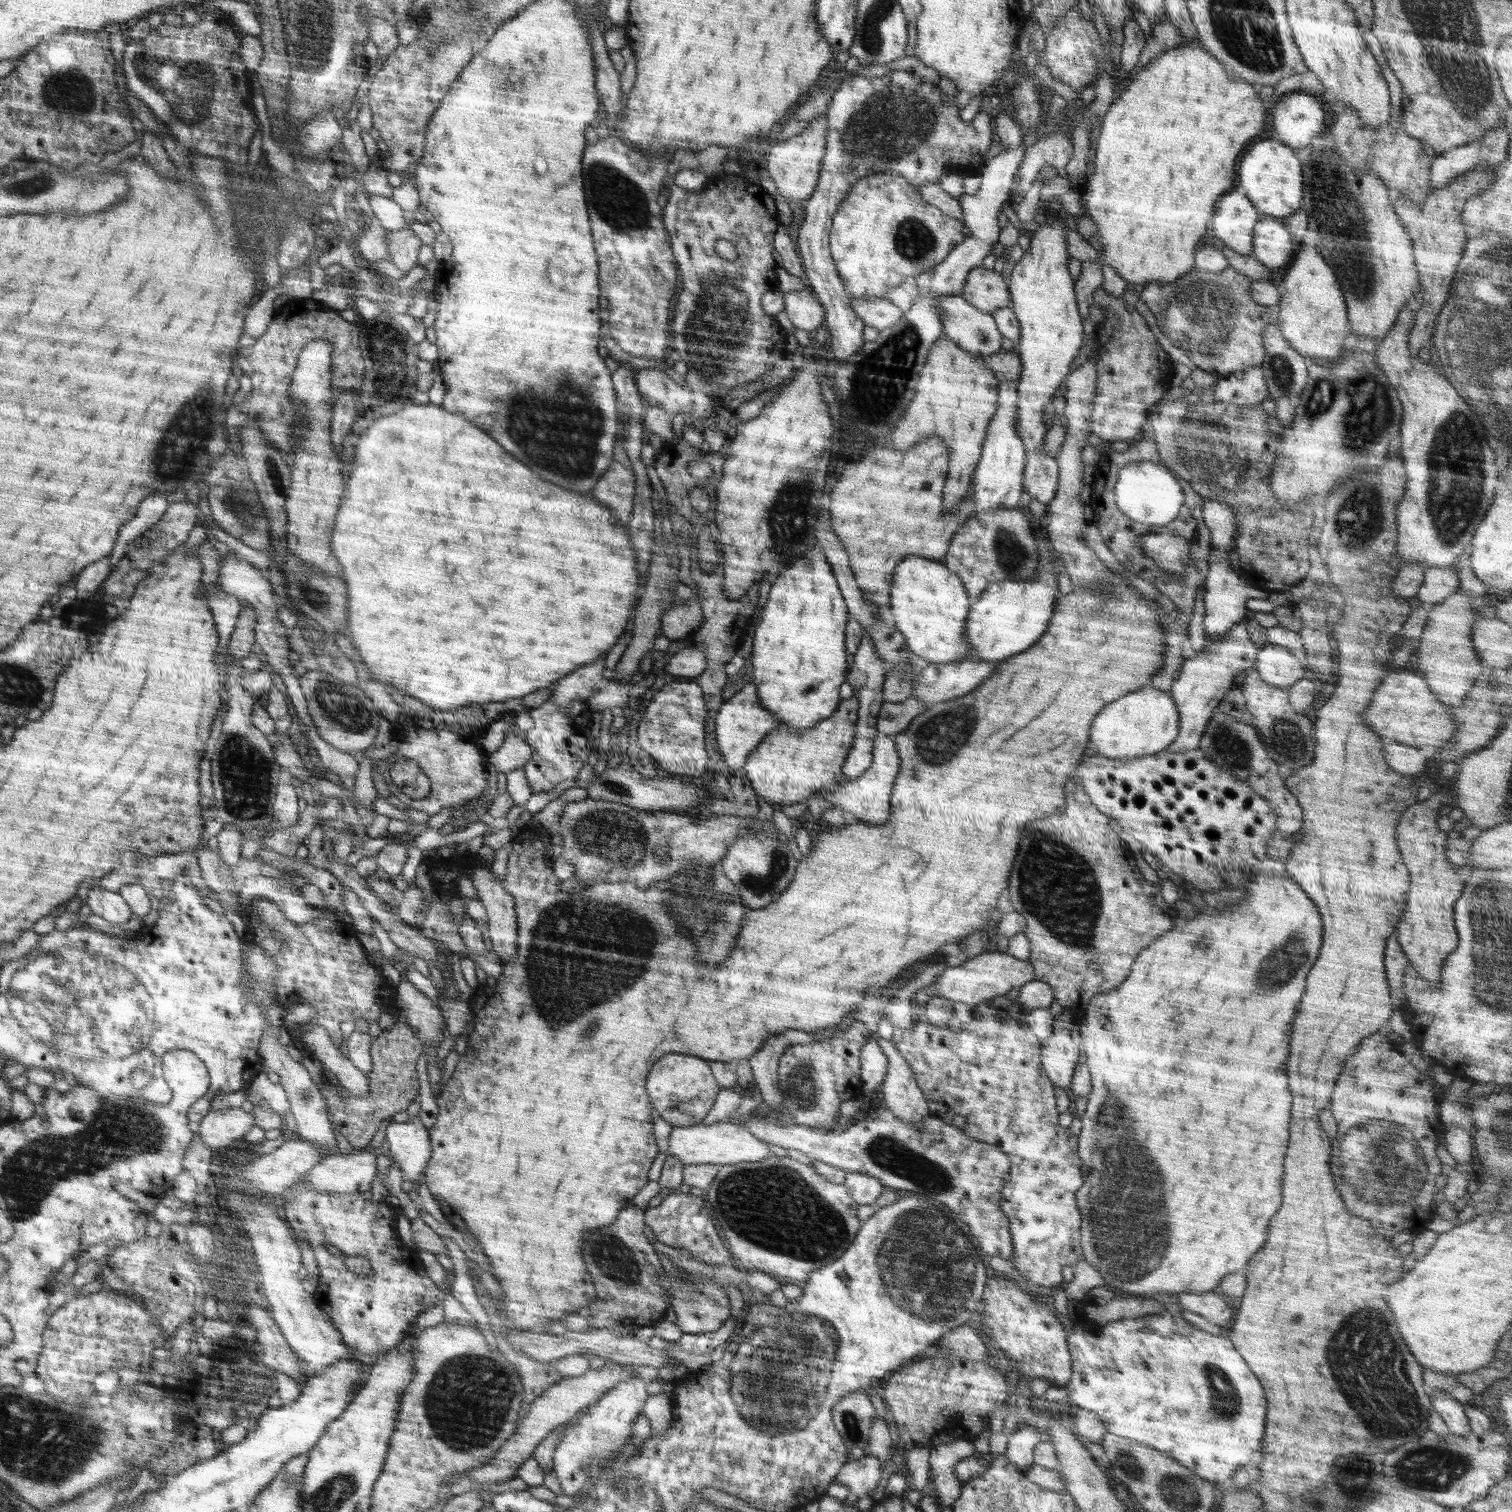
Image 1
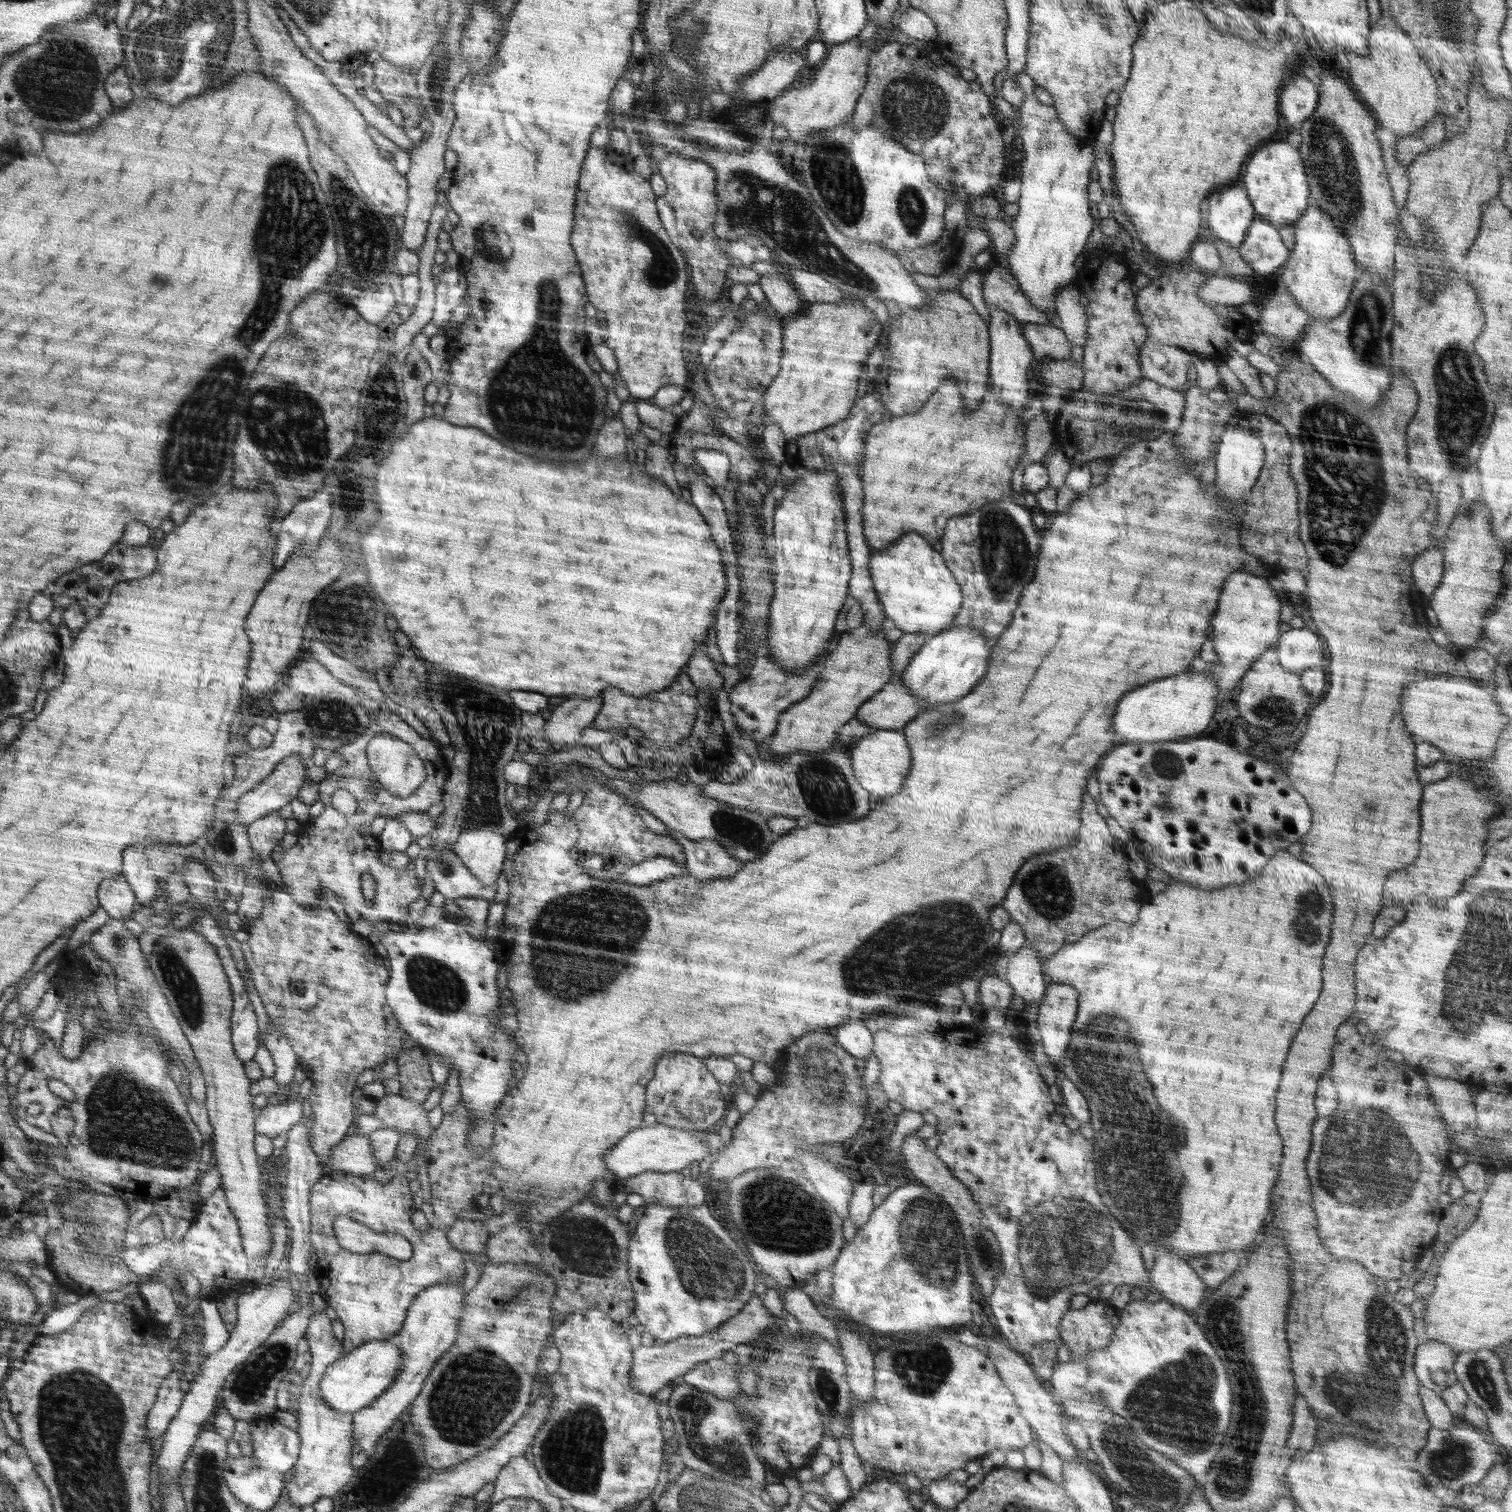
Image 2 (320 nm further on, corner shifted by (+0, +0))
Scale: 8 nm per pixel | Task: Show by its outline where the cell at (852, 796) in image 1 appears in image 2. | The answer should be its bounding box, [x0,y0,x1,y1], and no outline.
[847,729,912,800]

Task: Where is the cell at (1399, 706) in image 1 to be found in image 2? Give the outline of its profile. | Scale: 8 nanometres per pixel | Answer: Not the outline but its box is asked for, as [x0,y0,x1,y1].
[1402,676,1508,758]

